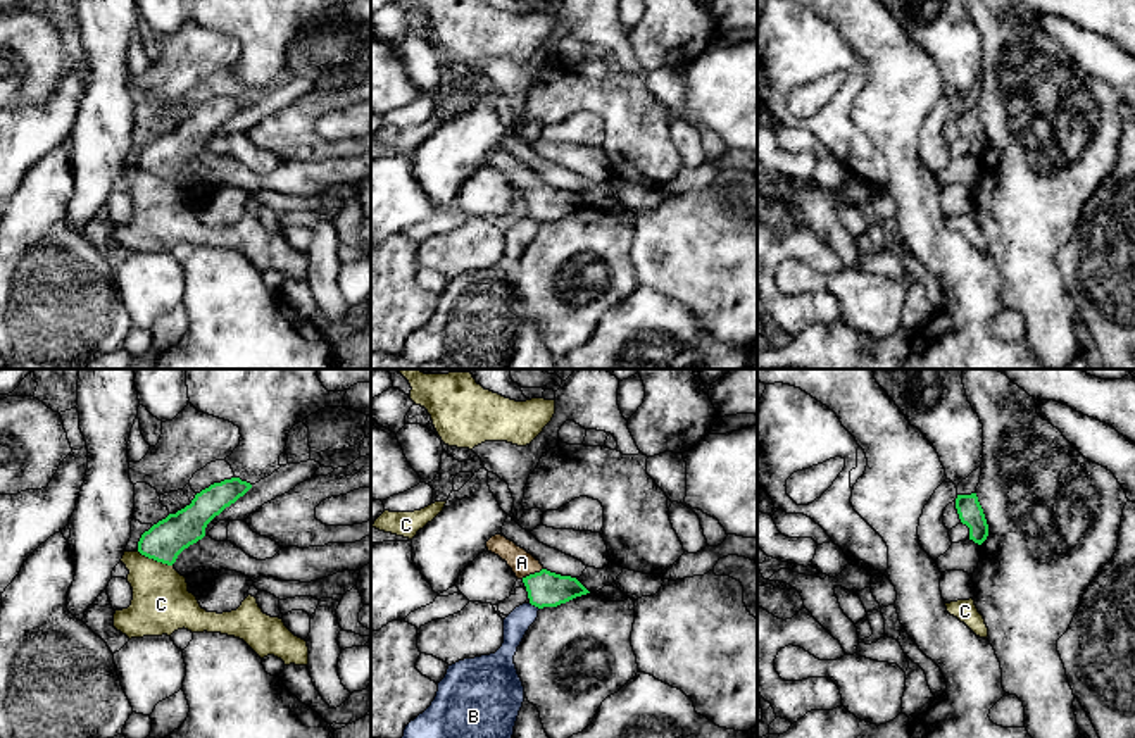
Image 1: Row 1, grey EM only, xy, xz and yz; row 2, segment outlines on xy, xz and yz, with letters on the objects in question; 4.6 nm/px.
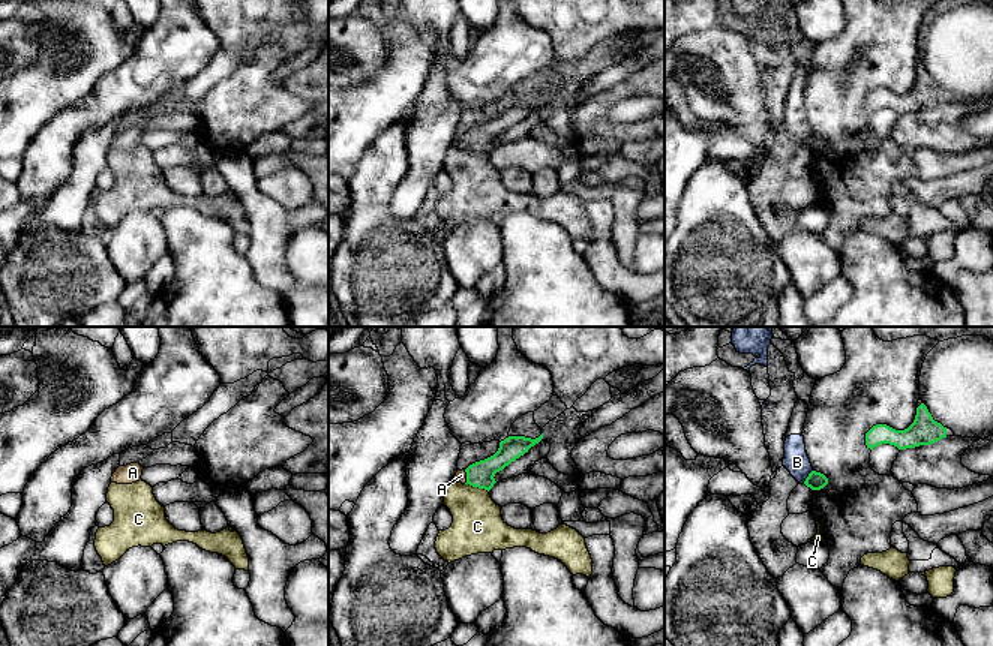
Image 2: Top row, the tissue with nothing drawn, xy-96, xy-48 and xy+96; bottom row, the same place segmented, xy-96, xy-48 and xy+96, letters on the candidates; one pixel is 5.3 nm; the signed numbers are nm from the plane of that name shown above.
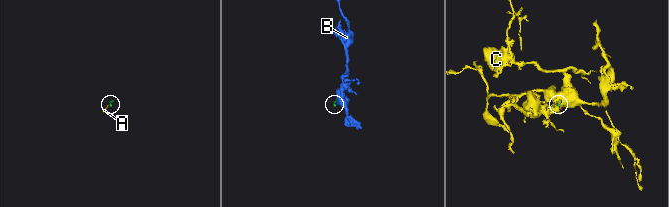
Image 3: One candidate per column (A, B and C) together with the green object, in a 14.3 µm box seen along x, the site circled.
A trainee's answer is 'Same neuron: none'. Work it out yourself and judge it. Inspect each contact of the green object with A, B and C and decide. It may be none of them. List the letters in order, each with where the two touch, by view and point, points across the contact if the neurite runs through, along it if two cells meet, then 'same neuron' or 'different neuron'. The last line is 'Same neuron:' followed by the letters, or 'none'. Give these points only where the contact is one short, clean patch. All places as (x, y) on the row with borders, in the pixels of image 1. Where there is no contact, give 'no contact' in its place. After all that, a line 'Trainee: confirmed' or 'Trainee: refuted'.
A: xz (532, 575) | across xz (545, 588), (532, 575), (521, 562) | same neuron
B: xz (535, 606) | along xz (530, 602), (539, 609) | different neuron
C: xy (154, 559) | along xy (137, 550), (171, 566) | different neuron
Same neuron: A
Trainee: refuted

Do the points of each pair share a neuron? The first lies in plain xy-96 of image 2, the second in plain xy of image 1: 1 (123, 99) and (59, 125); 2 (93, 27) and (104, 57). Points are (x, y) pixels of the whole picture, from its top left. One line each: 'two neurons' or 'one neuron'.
1: two neurons
2: two neurons

